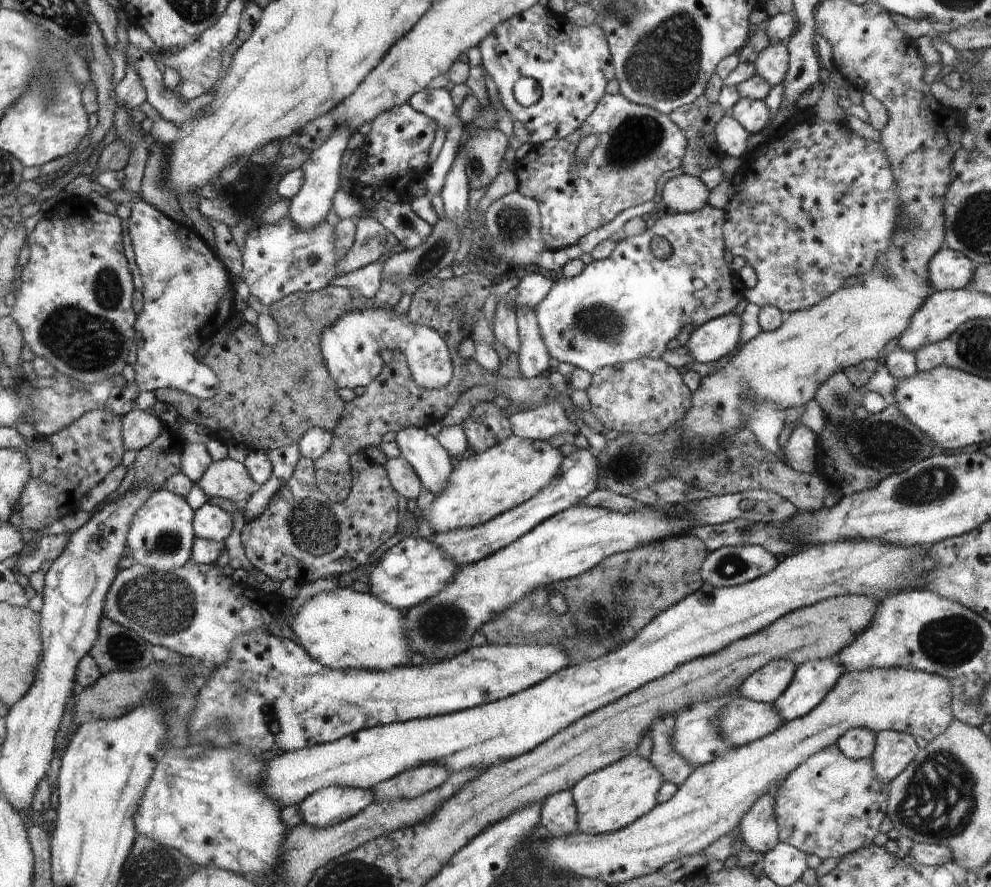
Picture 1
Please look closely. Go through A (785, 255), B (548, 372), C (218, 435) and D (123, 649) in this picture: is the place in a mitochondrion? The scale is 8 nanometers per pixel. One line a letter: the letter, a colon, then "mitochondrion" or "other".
A: other
B: other
C: other
D: mitochondrion

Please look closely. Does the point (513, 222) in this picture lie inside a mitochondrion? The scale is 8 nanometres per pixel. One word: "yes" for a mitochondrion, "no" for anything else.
yes

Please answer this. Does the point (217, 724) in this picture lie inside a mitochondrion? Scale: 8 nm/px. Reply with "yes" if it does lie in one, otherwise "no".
yes

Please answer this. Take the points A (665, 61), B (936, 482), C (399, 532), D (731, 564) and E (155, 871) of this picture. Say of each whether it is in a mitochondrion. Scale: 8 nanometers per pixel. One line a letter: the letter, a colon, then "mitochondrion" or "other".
A: mitochondrion
B: mitochondrion
C: other
D: mitochondrion
E: mitochondrion

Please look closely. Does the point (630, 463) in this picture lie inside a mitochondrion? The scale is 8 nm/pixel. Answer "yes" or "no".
yes

